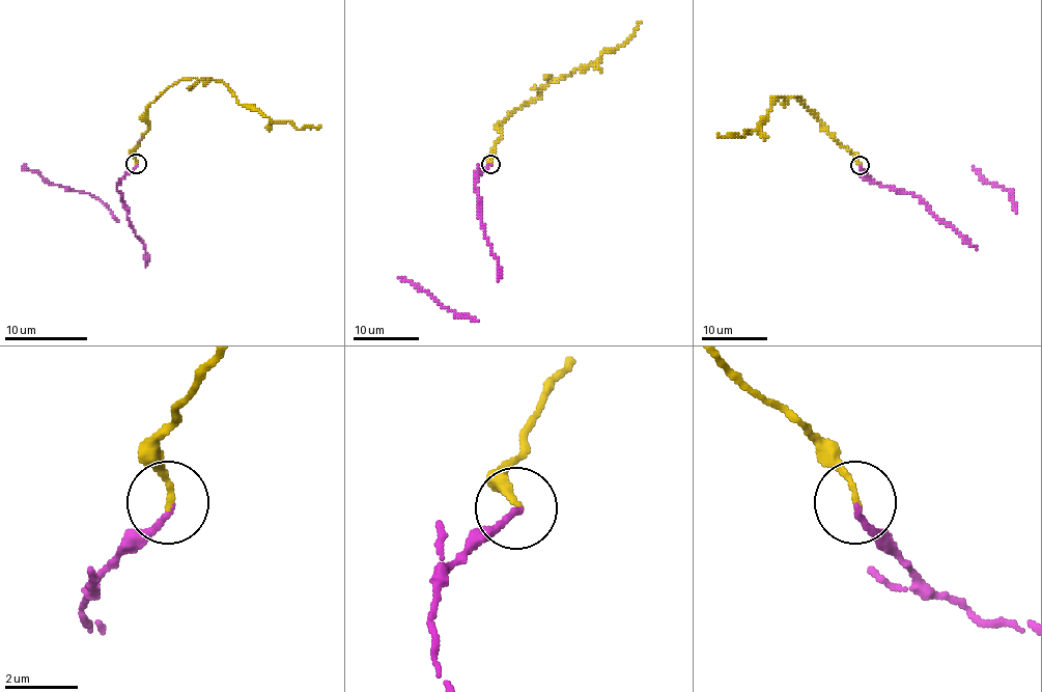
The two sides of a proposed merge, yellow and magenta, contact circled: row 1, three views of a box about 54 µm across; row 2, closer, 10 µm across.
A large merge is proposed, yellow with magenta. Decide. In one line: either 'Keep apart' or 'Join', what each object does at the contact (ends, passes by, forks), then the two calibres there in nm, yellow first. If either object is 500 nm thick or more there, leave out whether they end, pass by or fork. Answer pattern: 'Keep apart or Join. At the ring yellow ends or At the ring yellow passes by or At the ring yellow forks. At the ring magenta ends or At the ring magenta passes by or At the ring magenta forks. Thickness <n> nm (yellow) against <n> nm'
Join. At the ring yellow ends. At the ring magenta ends. Thickness 170 nm (yellow) against 140 nm

